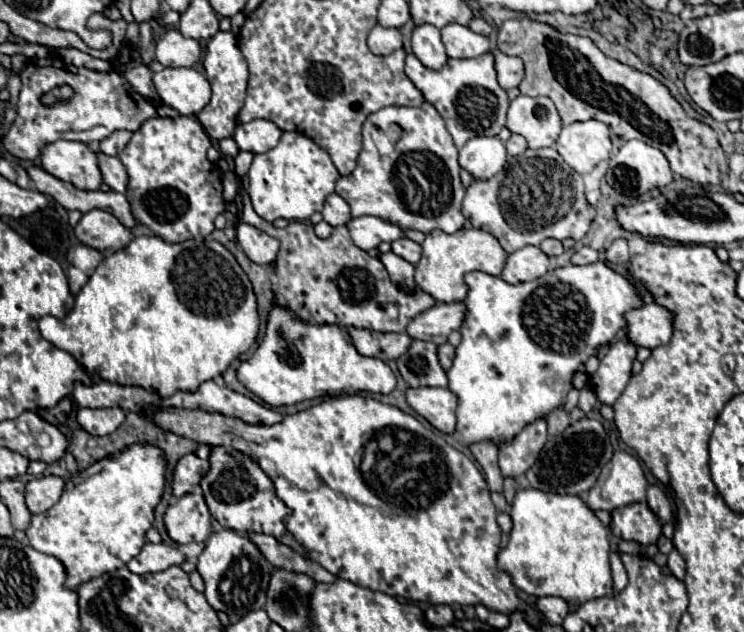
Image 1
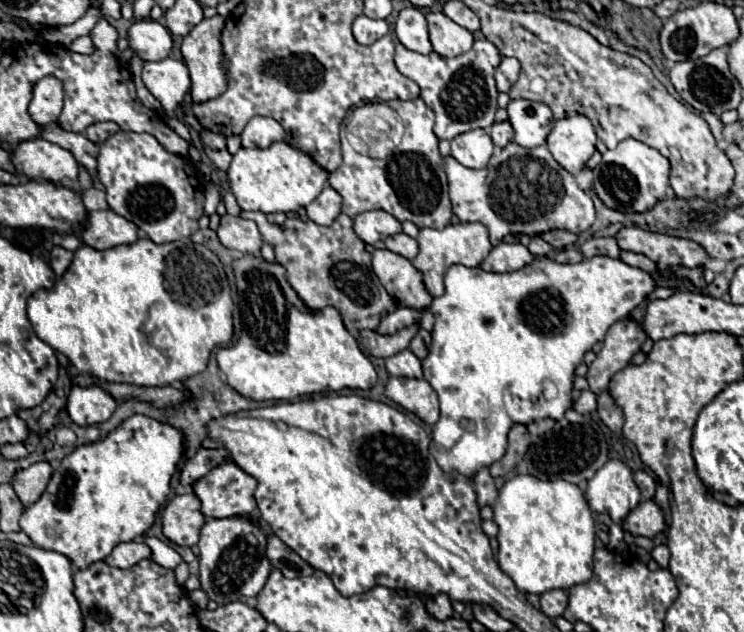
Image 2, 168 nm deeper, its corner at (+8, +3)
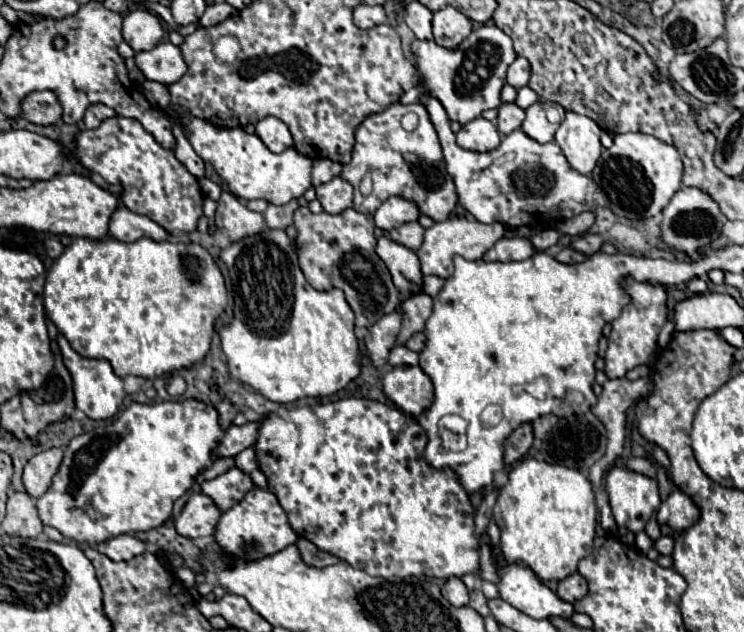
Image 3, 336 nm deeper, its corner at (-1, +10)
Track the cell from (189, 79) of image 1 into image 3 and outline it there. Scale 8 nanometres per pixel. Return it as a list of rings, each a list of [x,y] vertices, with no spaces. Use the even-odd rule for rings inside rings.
[[[163,41],[151,51],[135,53],[135,63],[149,81],[157,81],[167,87],[177,83],[187,73],[181,49],[171,41]]]

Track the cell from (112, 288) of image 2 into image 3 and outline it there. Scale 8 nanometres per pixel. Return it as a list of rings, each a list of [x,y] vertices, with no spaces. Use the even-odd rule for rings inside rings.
[[[77,237],[63,251],[63,255],[59,259],[55,259],[55,263],[51,265],[51,269],[47,273],[47,281],[45,281],[43,305],[45,305],[47,317],[59,329],[59,333],[65,335],[65,339],[71,343],[71,347],[77,353],[81,353],[81,357],[101,357],[101,359],[109,361],[113,365],[113,371],[119,377],[137,375],[137,377],[145,377],[145,379],[155,379],[155,377],[163,377],[163,375],[169,375],[173,371],[179,371],[183,367],[191,367],[195,363],[201,363],[205,359],[205,355],[211,349],[211,337],[215,333],[215,321],[227,309],[227,289],[225,289],[225,279],[223,279],[221,269],[217,267],[211,253],[207,249],[203,249],[201,245],[153,241],[149,237],[143,237],[135,243],[123,243],[123,241],[117,241],[113,237],[105,237],[105,239],[99,239],[99,241],[87,239],[87,237]]]

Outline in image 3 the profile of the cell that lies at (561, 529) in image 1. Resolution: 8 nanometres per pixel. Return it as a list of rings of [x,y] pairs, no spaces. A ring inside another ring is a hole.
[[[535,459],[513,465],[509,483],[501,487],[493,507],[493,519],[501,529],[505,559],[525,561],[545,583],[573,575],[597,535],[597,507],[589,479],[575,469]]]

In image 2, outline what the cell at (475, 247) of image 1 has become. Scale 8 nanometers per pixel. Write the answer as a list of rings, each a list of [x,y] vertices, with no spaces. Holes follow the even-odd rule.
[[[448,224],[444,230],[434,230],[434,228],[422,228],[418,234],[418,246],[420,252],[414,258],[414,266],[424,274],[424,286],[432,296],[442,296],[444,294],[444,272],[460,262],[464,266],[476,268],[488,256],[492,250],[492,244],[488,240],[488,230],[482,224]]]

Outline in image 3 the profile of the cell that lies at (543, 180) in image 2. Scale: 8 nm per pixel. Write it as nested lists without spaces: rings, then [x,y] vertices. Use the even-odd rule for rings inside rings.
[[[435,97],[423,99],[429,117],[439,133],[447,171],[455,181],[459,203],[481,223],[501,223],[503,227],[527,225],[525,215],[543,215],[549,219],[571,219],[583,211],[595,211],[593,193],[595,181],[569,167],[561,149],[551,143],[537,143],[521,129],[505,135],[501,145],[487,153],[461,149],[455,143],[455,133],[449,129],[449,117]]]

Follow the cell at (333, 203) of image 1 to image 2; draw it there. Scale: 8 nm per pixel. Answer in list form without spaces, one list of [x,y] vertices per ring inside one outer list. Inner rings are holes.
[[[326,184],[318,194],[318,198],[306,206],[306,212],[312,222],[328,226],[342,212],[342,196],[330,184]]]

